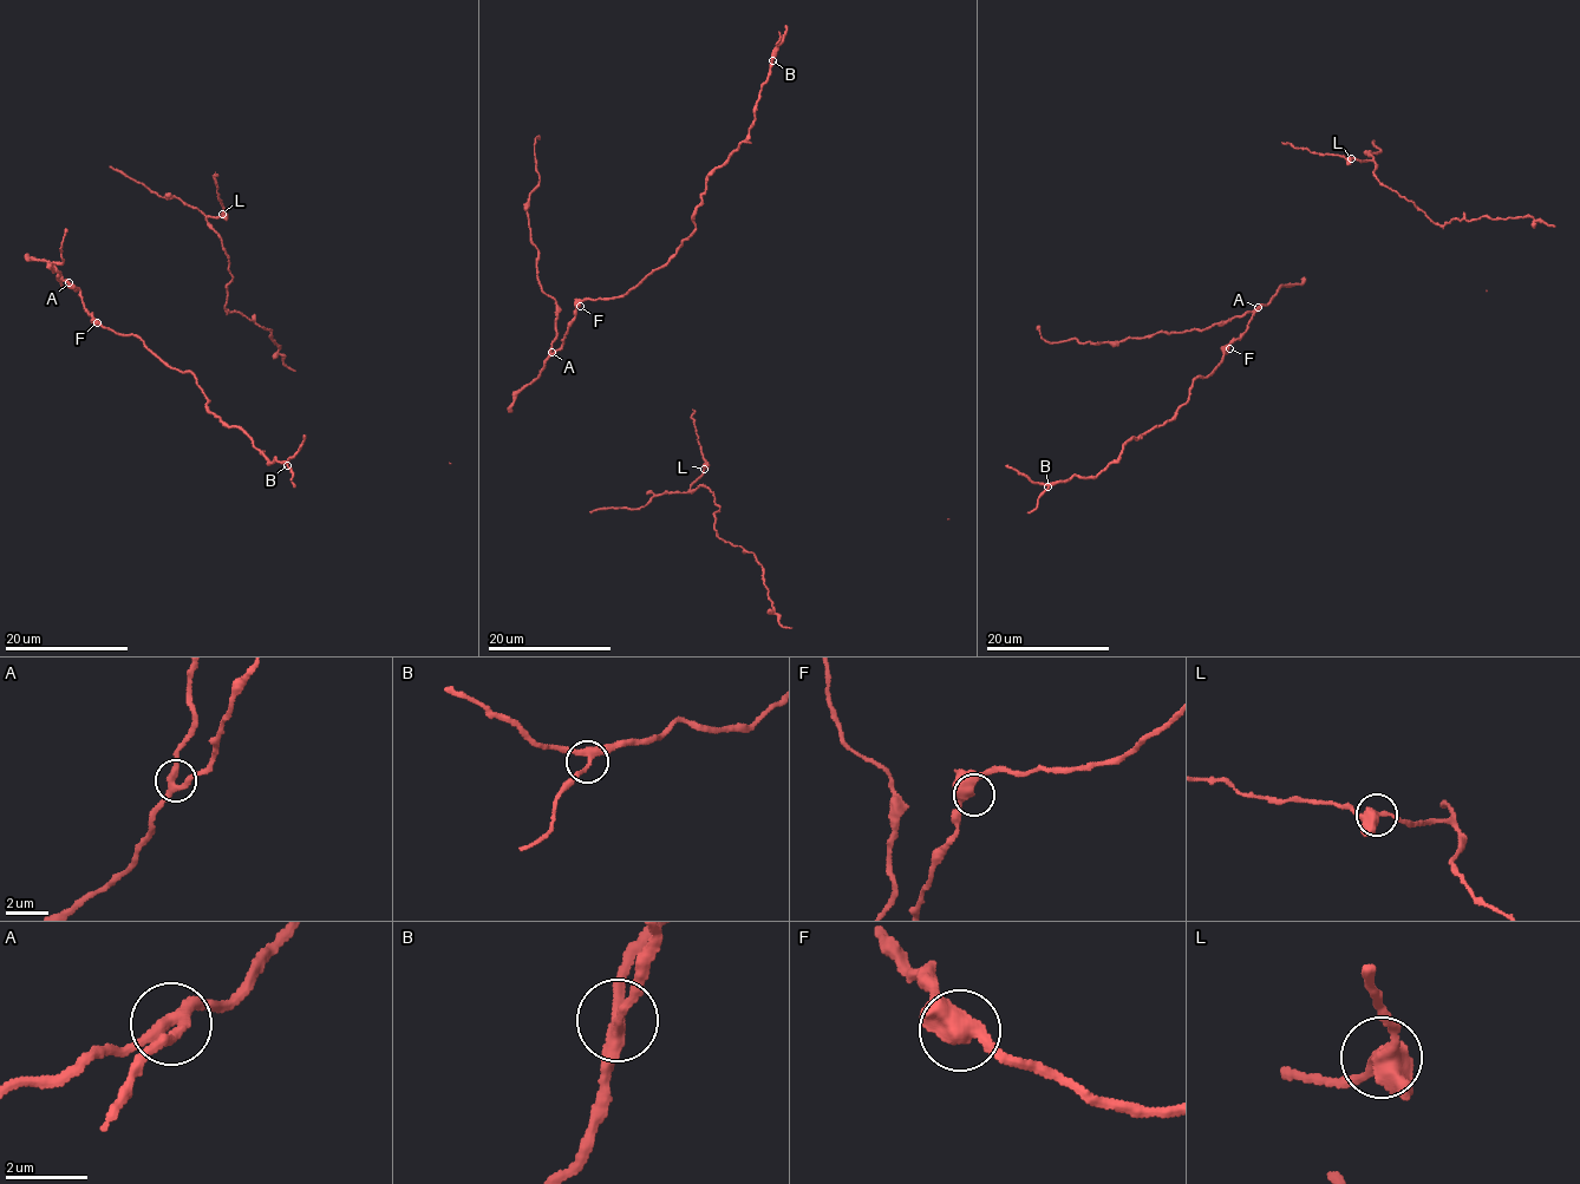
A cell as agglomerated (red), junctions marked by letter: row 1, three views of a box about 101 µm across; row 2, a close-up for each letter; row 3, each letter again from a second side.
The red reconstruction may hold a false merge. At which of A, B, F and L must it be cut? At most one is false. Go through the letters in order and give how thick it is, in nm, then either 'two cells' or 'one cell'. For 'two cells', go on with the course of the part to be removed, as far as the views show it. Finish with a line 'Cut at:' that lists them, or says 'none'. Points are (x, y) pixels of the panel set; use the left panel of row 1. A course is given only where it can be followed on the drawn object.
A: 280 nm thick; one cell
B: 280 nm thick; one cell
F: 400 nm thick; one cell
L: 360 nm thick; one cell
Cut at: none

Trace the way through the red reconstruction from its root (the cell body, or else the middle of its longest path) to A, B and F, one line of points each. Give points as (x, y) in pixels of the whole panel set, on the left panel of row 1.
A: (30, 256), (30, 260), (46, 261), (69, 282)
B: (30, 256), (79, 290), (104, 327), (190, 372), (207, 410), (268, 463), (287, 465)
F: (30, 256), (30, 260), (46, 261), (56, 268), (60, 279), (79, 290), (83, 309), (97, 322)

